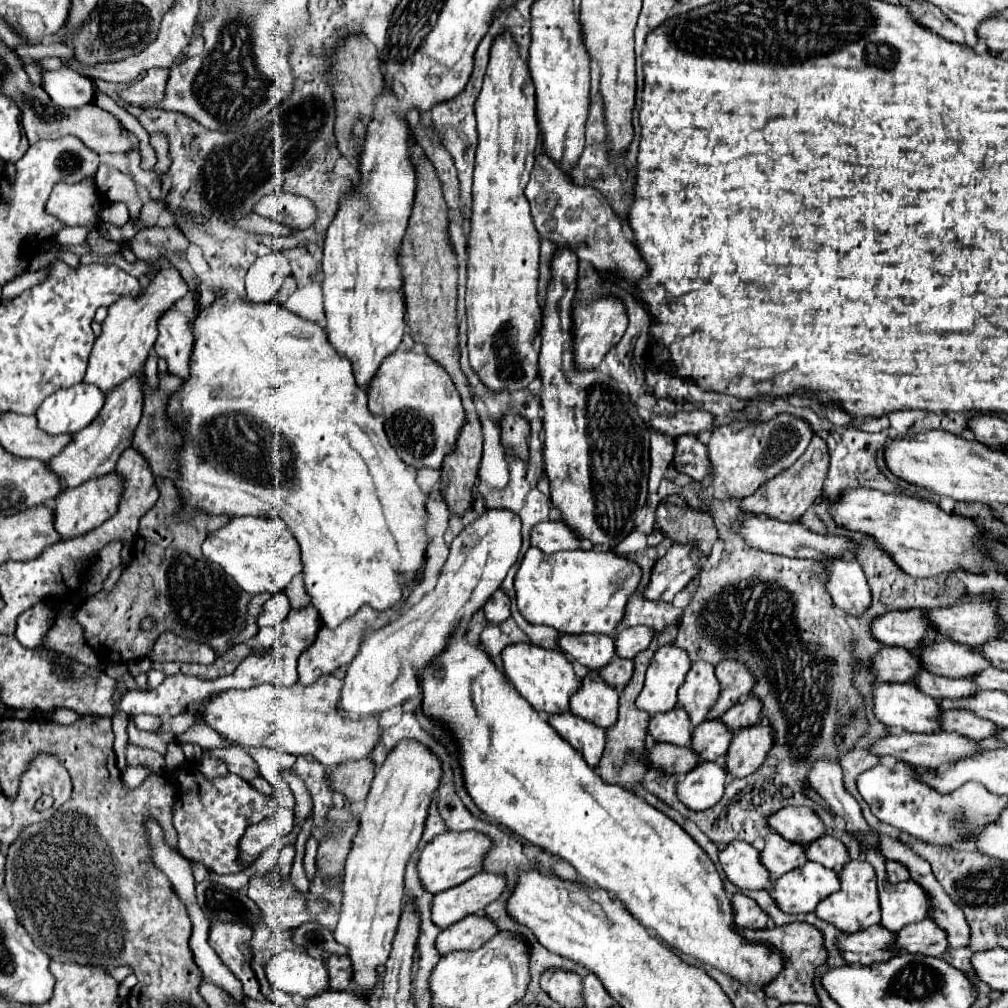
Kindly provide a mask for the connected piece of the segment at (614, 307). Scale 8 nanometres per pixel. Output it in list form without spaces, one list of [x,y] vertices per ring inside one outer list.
[[[608,297],[608,299],[598,299],[596,303],[582,307],[578,303],[578,307],[574,307],[572,311],[572,335],[574,335],[574,367],[578,371],[584,369],[598,369],[598,365],[602,363],[604,355],[622,339],[626,325],[628,325],[628,317],[624,311],[624,303],[620,299]]]

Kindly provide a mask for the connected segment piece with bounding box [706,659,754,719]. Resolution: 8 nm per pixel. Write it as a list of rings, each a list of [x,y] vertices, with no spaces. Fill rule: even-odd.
[[[732,659],[720,661],[716,665],[716,677],[720,683],[720,695],[718,701],[712,705],[712,709],[708,711],[706,719],[720,719],[722,713],[726,713],[754,685],[754,677],[750,677],[746,665]]]

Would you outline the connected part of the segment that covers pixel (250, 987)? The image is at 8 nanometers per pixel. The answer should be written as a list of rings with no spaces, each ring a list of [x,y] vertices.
[[[222,923],[210,925],[208,943],[224,961],[224,965],[242,981],[244,993],[252,999],[264,999],[260,985],[250,967],[250,927],[246,923]]]

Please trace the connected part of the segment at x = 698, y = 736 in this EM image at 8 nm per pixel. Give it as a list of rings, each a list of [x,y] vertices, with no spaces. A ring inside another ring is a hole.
[[[704,721],[692,731],[692,751],[702,761],[716,761],[718,755],[724,755],[730,745],[732,733],[720,721]]]

